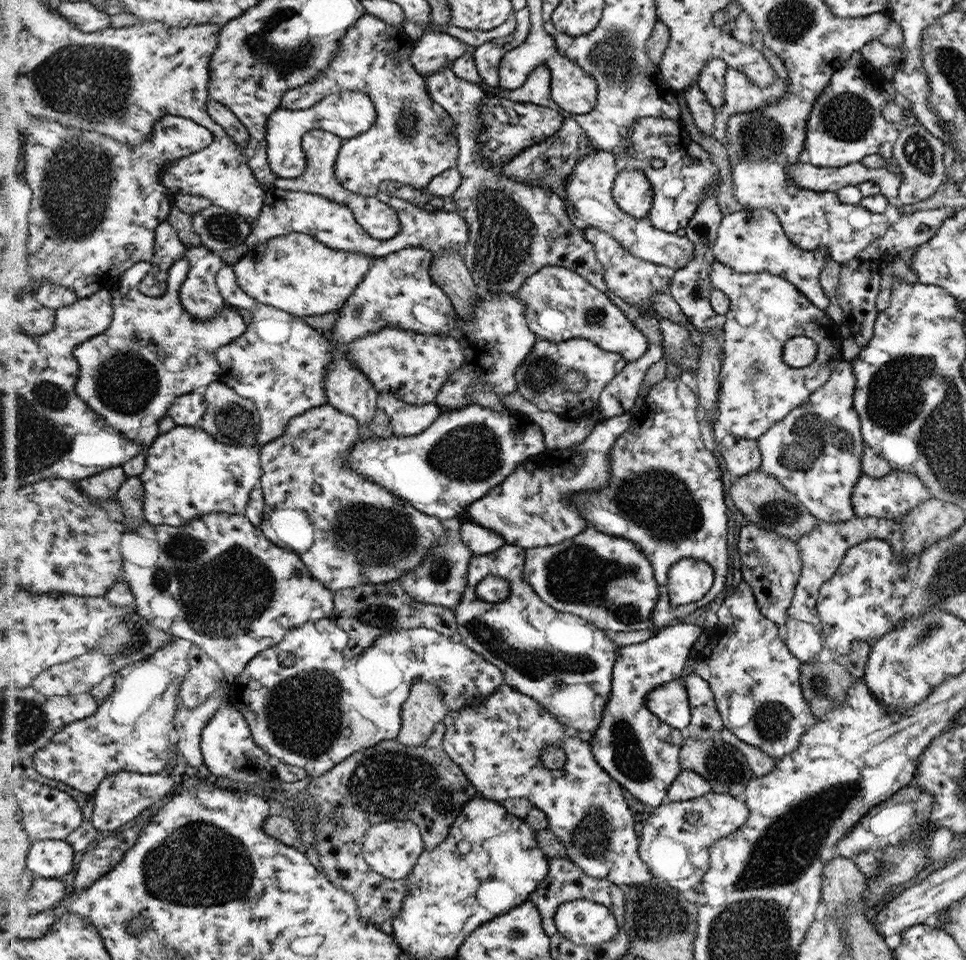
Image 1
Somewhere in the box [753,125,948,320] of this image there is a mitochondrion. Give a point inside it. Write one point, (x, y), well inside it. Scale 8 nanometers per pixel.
(917, 149)

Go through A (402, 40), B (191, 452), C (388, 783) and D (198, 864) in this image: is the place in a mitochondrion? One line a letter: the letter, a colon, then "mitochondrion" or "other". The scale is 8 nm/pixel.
A: other
B: other
C: mitochondrion
D: mitochondrion

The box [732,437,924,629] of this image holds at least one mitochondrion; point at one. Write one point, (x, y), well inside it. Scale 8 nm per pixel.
(776, 513)

